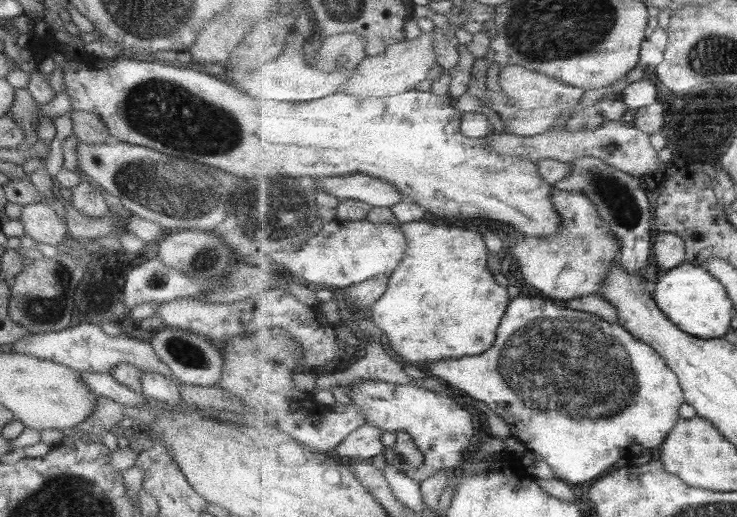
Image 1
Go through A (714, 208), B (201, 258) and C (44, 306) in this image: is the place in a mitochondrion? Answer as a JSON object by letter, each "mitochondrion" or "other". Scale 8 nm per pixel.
{"A":"other","B":"mitochondrion","C":"mitochondrion"}

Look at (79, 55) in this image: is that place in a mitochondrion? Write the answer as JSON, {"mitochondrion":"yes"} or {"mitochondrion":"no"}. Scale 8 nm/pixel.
{"mitochondrion":"no"}

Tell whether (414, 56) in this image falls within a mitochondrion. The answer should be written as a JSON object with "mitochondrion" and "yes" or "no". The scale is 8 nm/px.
{"mitochondrion":"no"}

